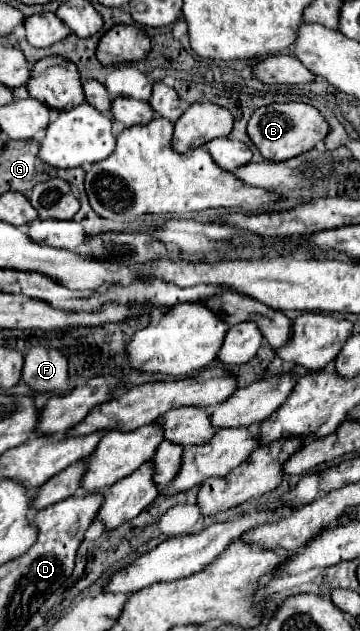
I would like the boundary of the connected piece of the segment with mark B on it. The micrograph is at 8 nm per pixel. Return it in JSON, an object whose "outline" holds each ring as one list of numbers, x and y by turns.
{"outline":[[273,103,267,107,259,107,247,127,247,133,253,145,261,151,261,155,269,161,287,161,301,153,311,151,319,141,323,141,329,133,329,123,325,117,307,103]]}

